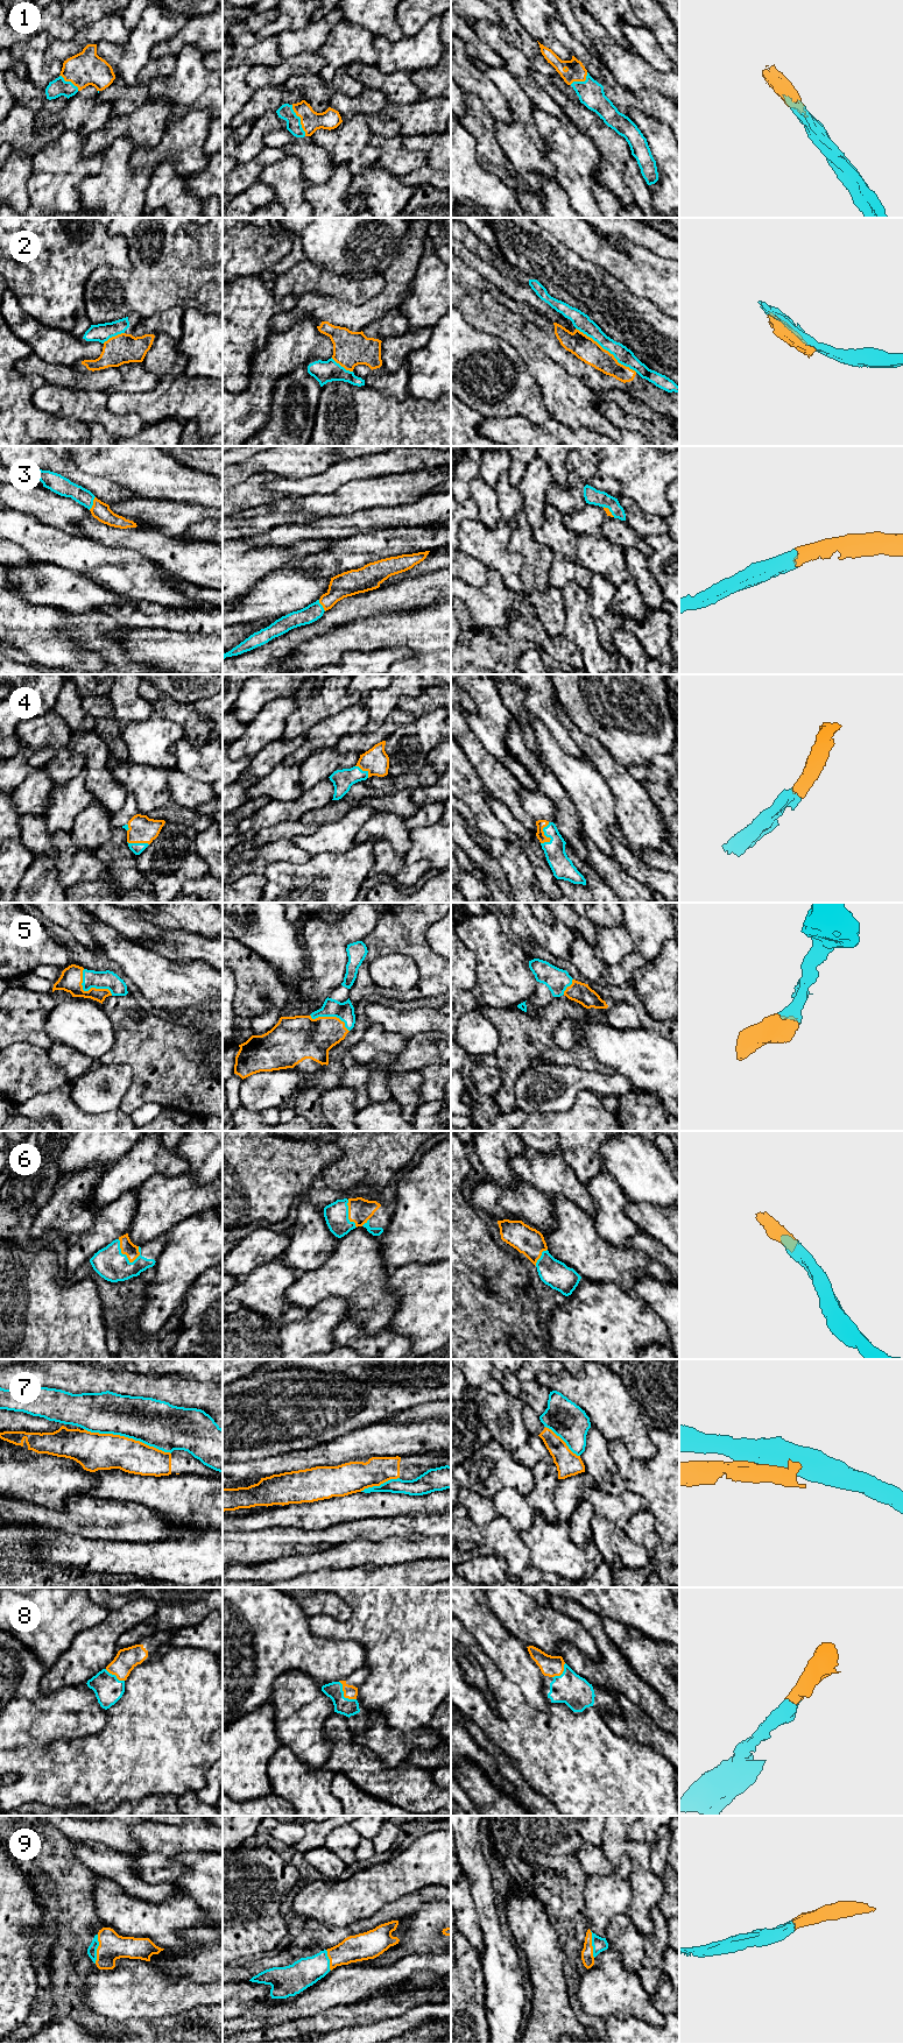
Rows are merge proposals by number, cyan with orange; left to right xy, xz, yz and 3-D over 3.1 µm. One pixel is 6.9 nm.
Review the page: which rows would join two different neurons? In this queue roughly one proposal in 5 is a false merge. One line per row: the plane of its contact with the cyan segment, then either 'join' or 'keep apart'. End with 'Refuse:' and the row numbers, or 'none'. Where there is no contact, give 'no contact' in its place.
1: meets cyan in xz; join
2: meets cyan in yz; keep apart
3: meets cyan in xy; join
4: meets cyan in yz; join
5: meets cyan in xy; join
6: meets cyan in xy; join
7: meets cyan in xy; keep apart
8: meets cyan in xz; join
9: meets cyan in xy; join
Refuse: 2, 7

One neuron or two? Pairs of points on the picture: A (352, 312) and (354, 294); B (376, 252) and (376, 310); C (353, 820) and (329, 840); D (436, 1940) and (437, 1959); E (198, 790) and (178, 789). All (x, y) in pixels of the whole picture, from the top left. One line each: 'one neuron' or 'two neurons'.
A: two neurons
B: two neurons
C: one neuron
D: two neurons
E: one neuron

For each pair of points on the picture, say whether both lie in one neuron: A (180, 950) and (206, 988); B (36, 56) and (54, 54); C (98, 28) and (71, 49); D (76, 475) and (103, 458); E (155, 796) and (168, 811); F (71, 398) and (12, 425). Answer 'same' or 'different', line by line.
A: different
B: different
C: same
D: different
E: different
F: different

